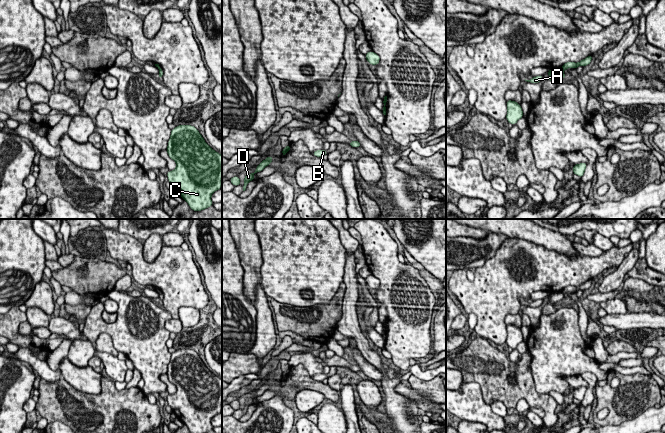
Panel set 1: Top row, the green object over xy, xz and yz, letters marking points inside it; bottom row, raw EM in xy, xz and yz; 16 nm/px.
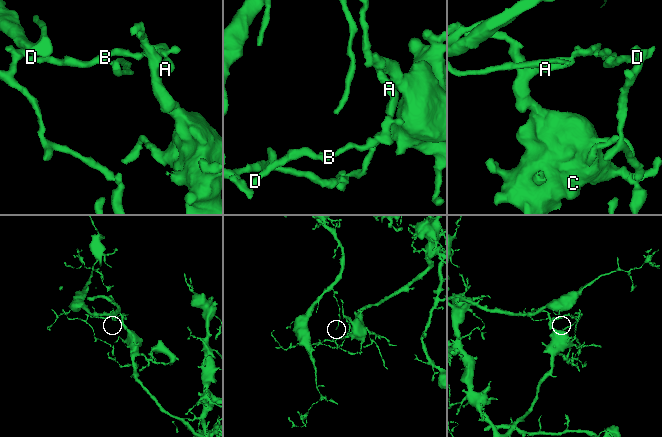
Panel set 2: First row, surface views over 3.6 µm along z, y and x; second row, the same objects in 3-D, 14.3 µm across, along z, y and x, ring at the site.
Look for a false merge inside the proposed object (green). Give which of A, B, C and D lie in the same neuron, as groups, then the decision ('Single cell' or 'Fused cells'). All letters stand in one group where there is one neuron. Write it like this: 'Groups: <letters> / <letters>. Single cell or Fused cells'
Groups: A C / B D. Fused cells

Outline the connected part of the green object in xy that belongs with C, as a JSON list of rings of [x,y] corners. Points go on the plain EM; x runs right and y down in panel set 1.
[[[192,349],[172,353],[166,374],[176,386],[176,392],[167,397],[176,417],[191,433],[211,431],[212,418],[221,413],[222,379],[213,374]]]

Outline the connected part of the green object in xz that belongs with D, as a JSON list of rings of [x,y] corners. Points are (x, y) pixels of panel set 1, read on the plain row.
[[[268,380],[265,384],[263,384],[263,385],[257,390],[257,392],[255,393],[255,395],[254,395],[253,397],[248,398],[248,399],[246,399],[246,400],[244,401],[245,407],[244,407],[244,410],[243,410],[243,415],[246,414],[247,408],[248,408],[250,405],[254,404],[254,401],[255,401],[254,398],[255,398],[255,397],[258,397],[258,396],[261,396],[261,395],[262,395],[266,390],[268,390],[272,385],[273,385],[272,380]]]

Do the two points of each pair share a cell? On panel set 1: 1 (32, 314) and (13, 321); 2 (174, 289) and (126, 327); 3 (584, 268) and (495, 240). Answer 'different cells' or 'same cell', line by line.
1: different cells
2: different cells
3: different cells

